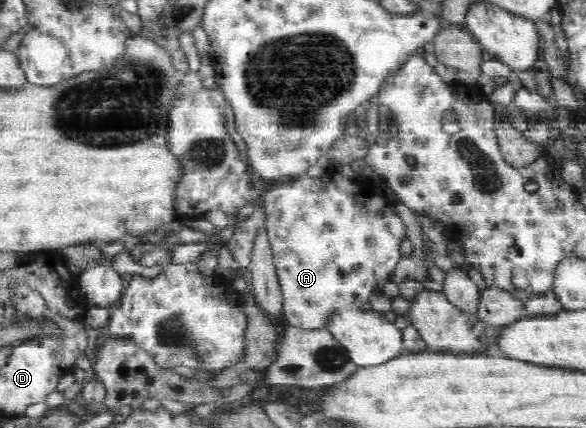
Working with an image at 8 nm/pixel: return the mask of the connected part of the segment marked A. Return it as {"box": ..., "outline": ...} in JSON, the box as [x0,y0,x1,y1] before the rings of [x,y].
{"box":[263,173,407,330],"outline":[[[302,173],[292,179],[279,181],[275,187],[272,187],[271,190],[263,194],[263,198],[267,211],[265,229],[272,246],[274,264],[279,281],[281,315],[285,316],[287,327],[300,328],[301,330],[326,328],[330,324],[331,317],[335,316],[337,312],[343,309],[361,309],[364,304],[369,302],[369,298],[375,294],[377,286],[392,281],[392,274],[403,258],[401,257],[401,242],[407,238],[407,228],[401,216],[395,212],[395,208],[391,208],[383,200],[383,196],[365,196],[363,190],[359,188],[359,184],[355,180],[325,180],[325,173],[320,177],[312,179],[305,173]]]}

